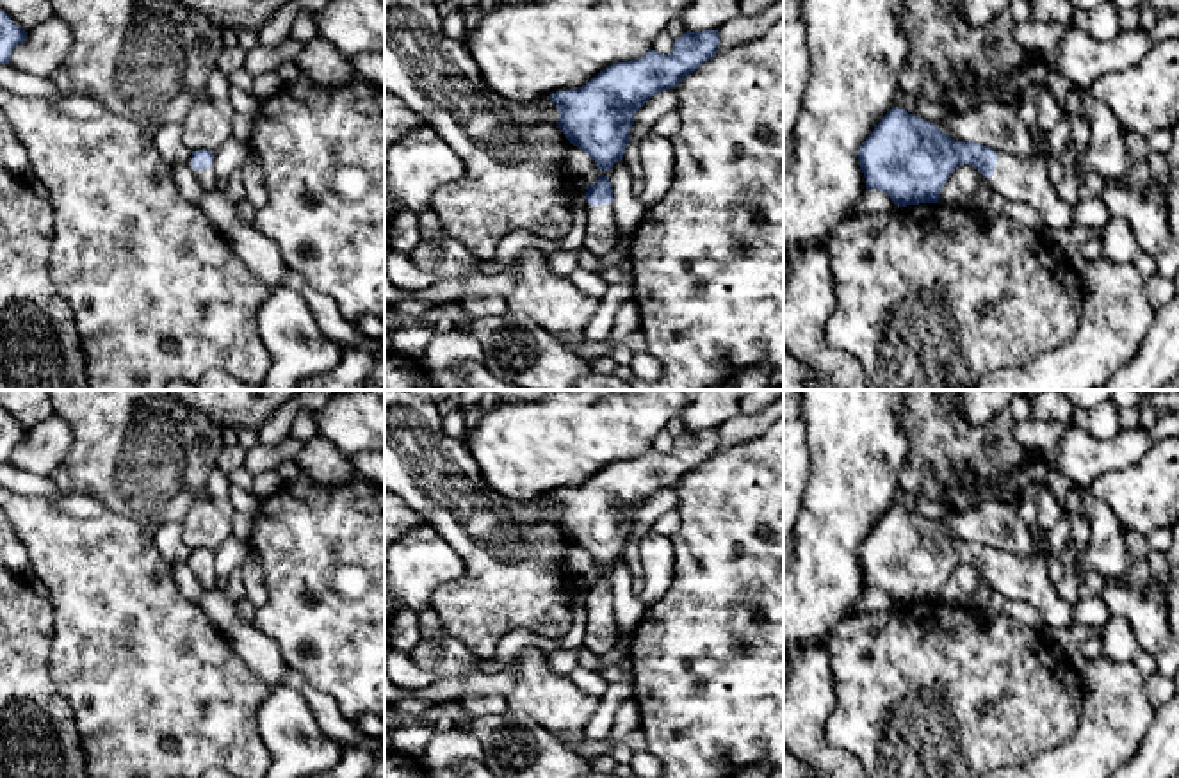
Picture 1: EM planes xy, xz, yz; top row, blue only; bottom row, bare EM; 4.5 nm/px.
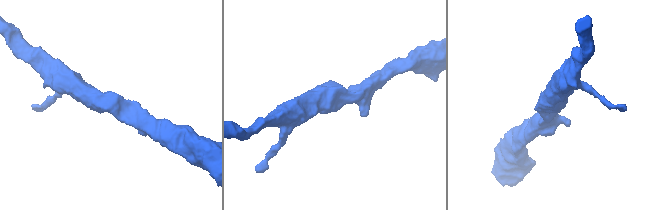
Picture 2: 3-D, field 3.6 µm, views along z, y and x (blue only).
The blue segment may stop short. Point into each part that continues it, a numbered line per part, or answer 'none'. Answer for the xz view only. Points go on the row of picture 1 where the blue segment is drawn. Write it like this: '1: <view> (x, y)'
1: xz (602, 232)

